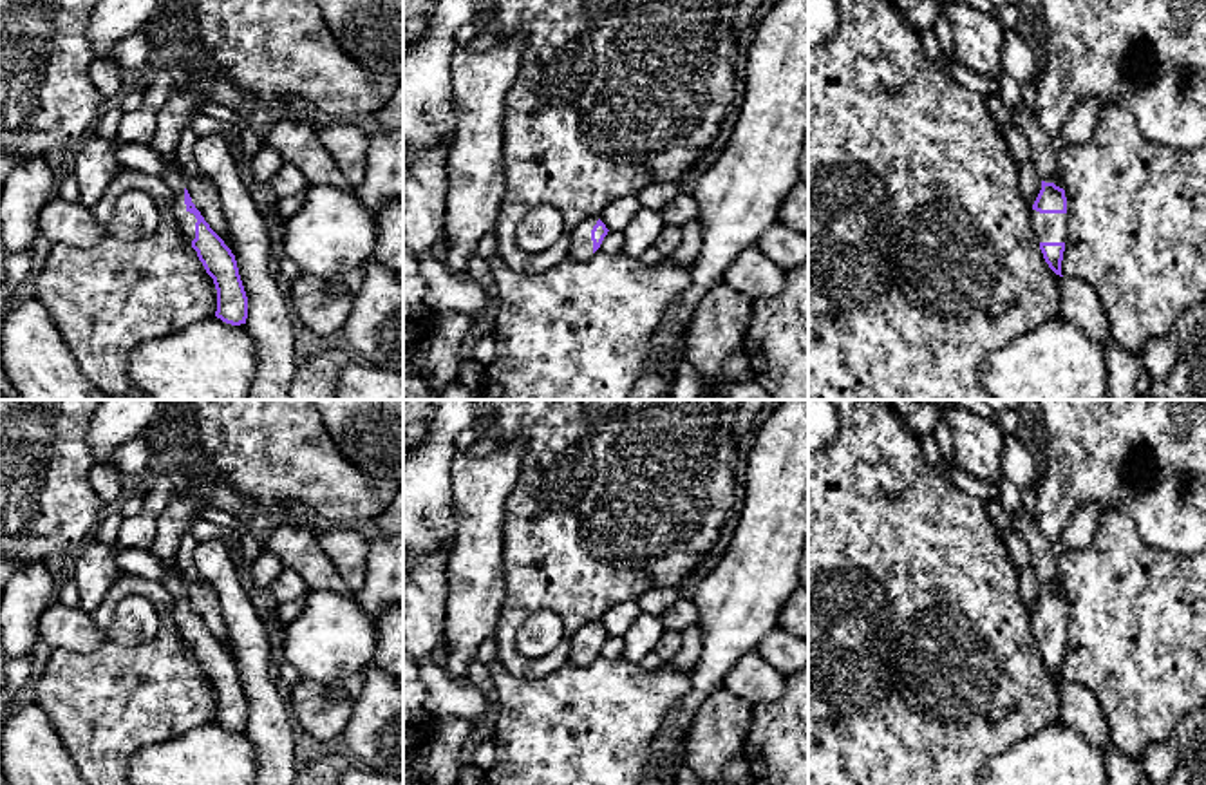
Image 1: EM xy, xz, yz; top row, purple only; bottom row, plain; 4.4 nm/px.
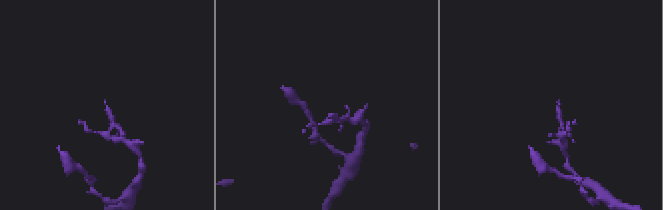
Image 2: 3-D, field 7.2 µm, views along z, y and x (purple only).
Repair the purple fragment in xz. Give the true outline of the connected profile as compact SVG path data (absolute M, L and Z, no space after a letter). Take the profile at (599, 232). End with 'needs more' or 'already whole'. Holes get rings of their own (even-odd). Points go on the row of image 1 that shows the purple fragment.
M598 217L584 221L571 235L570 257L588 260L600 248L608 232Z; needs more

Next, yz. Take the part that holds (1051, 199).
M1060 172L1052 177L1051 183L1041 181L1041 190L1031 208L1031 219L1045 262L1056 275L1063 277L1061 260L1065 251L1069 217L1067 197Z; needs more

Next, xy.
M168 168L161 177L174 194L175 217L183 235L192 242L206 273L213 279L217 289L215 317L231 326L246 324L248 297L235 255L195 208L184 179L174 168Z; needs more

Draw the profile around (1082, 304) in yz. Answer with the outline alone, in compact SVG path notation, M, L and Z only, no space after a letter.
M1061 277L1061 313L1060 317L1079 326L1090 340L1107 347L1112 342L1108 315L1098 291L1079 277Z

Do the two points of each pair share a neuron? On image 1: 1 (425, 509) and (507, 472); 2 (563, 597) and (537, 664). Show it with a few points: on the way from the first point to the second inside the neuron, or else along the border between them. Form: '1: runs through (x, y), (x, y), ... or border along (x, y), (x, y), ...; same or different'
1: border along (458, 454), (454, 538); different
2: runs through (536, 597), (508, 623), (510, 652); same

